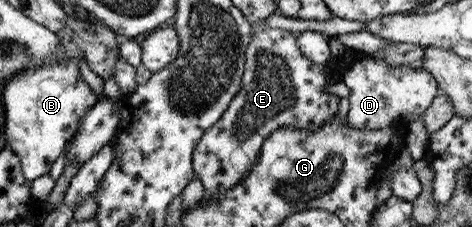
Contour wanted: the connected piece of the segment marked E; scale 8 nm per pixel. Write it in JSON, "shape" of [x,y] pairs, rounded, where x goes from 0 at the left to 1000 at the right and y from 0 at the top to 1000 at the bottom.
{"shape":[[[568,123],[536,137],[530,181],[521,203],[517,233],[515,326],[511,330],[506,401],[498,427],[492,427],[483,471],[470,493],[466,524],[449,551],[447,564],[432,573],[432,590],[424,599],[424,617],[415,626],[415,643],[407,661],[407,744],[411,744],[409,789],[419,789],[428,833],[432,833],[428,885],[432,877],[449,877],[483,833],[492,833],[517,762],[525,762],[534,744],[542,692],[551,665],[555,621],[568,604],[568,586],[576,586],[581,568],[593,559],[627,559],[627,568],[669,568],[678,559],[686,533],[703,524],[703,507],[714,498],[718,427],[697,410],[691,374],[697,361],[722,357],[725,330],[733,304],[739,304],[761,256],[792,260],[792,269],[814,269],[822,286],[864,286],[873,304],[894,295],[894,242],[898,220],[877,189],[841,189],[818,194],[805,220],[797,220],[792,238],[780,238],[780,251],[761,251],[756,238],[744,242],[733,233],[710,282],[703,269],[686,282],[667,282],[648,260],[627,203],[625,145],[597,132],[593,123]]]}

